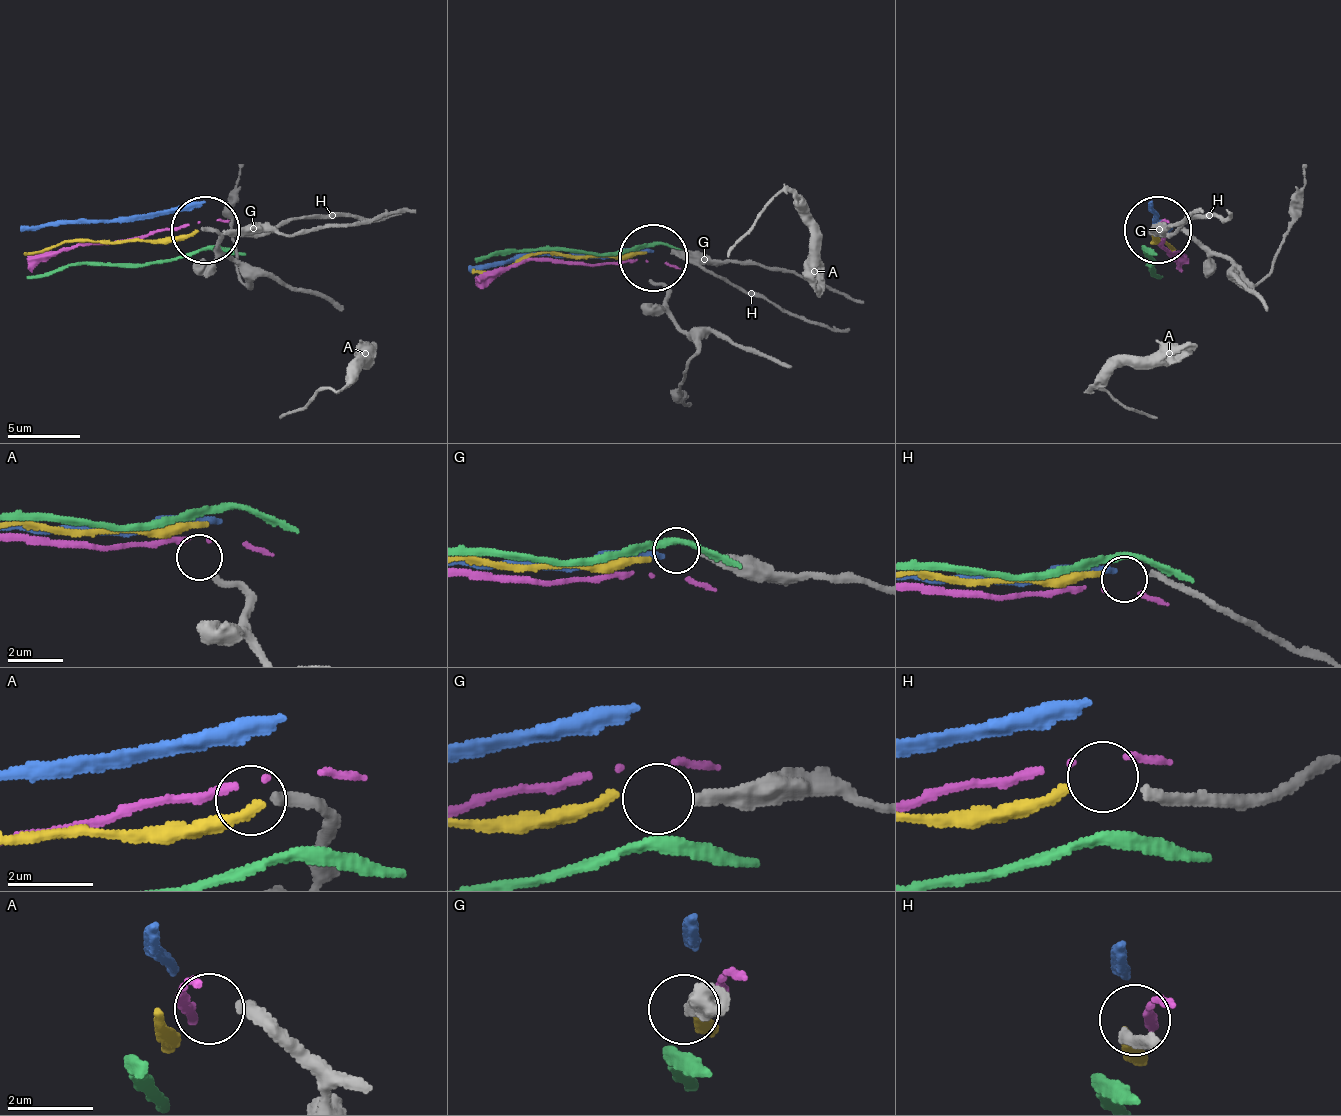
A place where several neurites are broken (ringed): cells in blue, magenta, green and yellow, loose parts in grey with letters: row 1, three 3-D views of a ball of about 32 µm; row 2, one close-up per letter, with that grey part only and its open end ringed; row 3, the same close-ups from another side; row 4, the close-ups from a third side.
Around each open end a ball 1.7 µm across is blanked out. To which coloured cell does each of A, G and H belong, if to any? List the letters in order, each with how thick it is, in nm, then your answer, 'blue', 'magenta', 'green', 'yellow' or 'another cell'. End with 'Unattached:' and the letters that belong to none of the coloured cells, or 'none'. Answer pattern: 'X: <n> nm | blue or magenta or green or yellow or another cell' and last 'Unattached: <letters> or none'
A: 300 nm | another cell
G: 240 nm | another cell
H: 220 nm | yellow
Unattached: A, G

